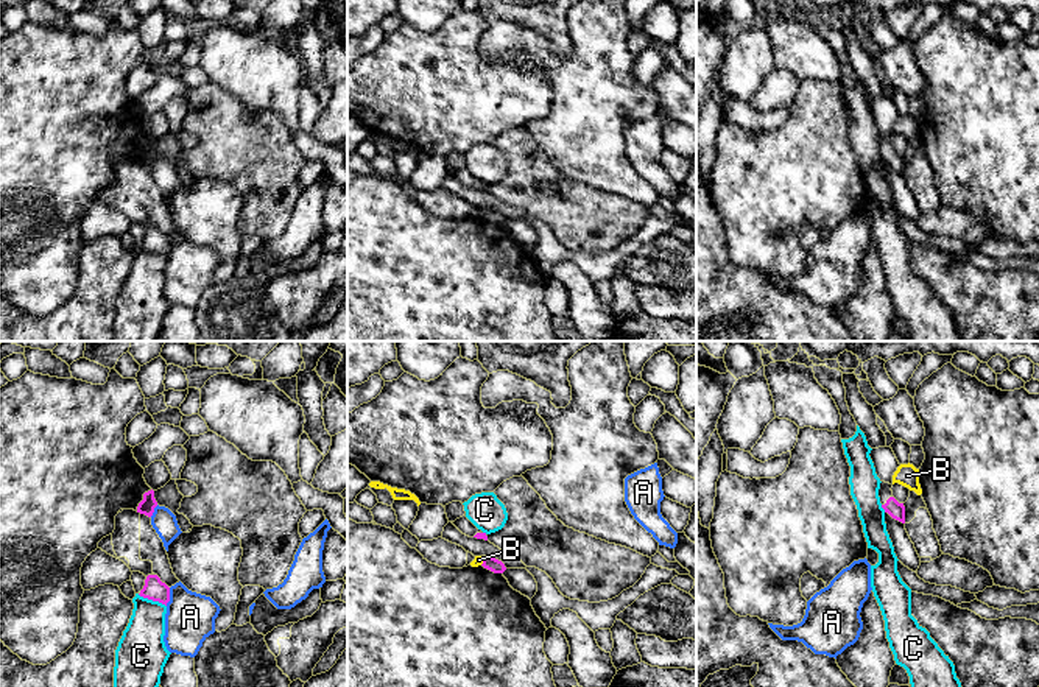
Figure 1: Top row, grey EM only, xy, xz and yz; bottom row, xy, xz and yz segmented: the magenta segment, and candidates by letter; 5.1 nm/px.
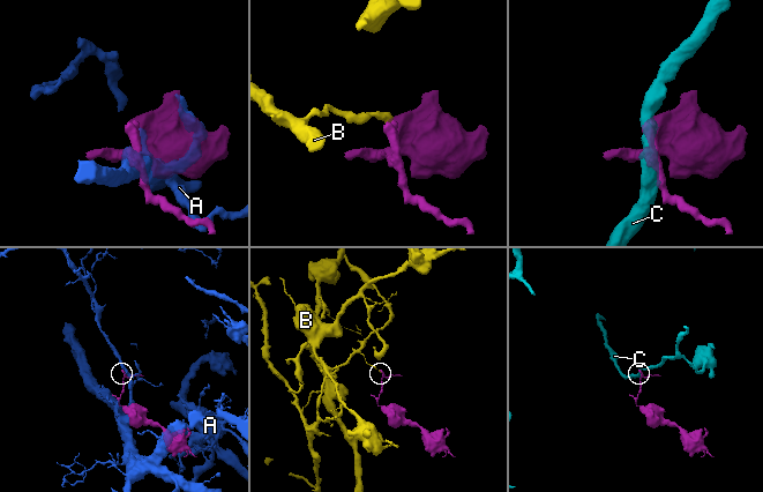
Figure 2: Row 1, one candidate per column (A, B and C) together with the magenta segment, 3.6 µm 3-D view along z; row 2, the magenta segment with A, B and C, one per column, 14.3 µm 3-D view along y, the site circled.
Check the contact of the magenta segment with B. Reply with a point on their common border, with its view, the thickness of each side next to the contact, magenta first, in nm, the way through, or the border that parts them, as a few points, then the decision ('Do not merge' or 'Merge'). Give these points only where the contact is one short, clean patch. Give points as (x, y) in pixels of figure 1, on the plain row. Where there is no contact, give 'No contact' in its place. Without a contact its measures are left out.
Touches magenta at xz (483, 212). Thickness 70 nm (magenta) against 50 nm. Boundary: xz (483, 207), (480, 215). Do not merge

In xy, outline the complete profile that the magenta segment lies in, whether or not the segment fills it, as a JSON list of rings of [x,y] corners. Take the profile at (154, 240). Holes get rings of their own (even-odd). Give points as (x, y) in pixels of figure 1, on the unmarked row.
[[[148,226],[139,246],[167,257],[170,252],[170,238],[157,226]]]

